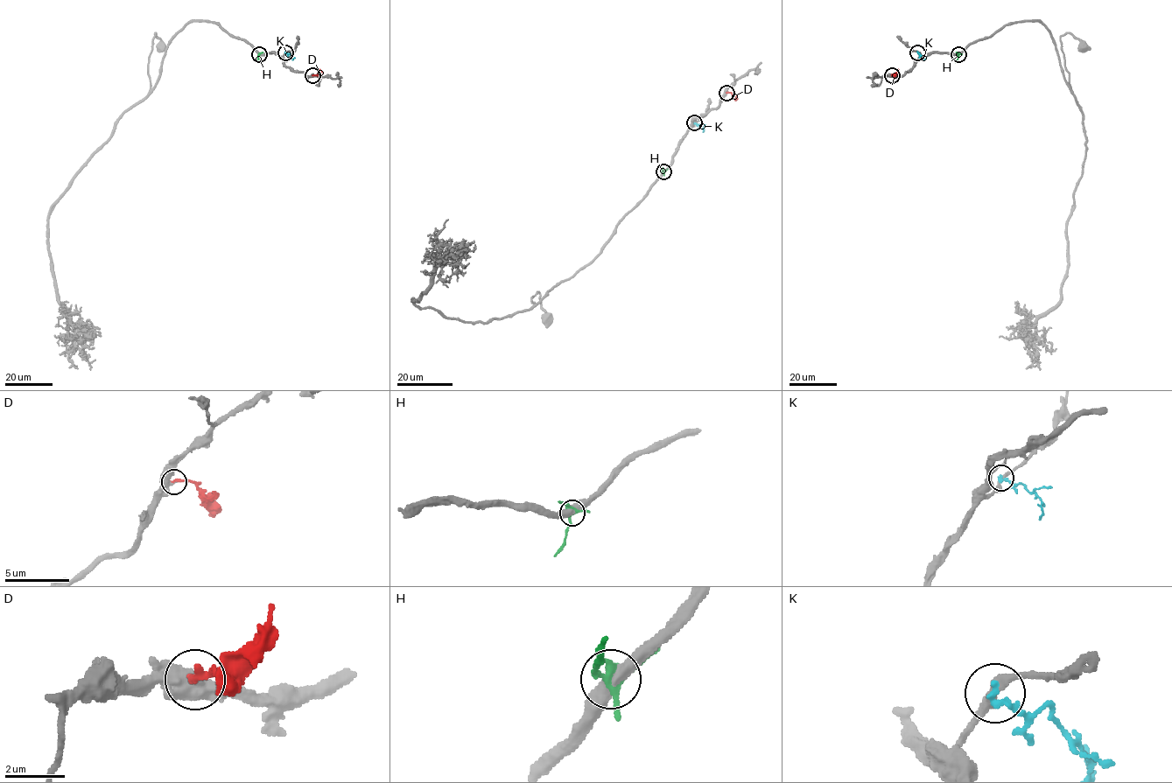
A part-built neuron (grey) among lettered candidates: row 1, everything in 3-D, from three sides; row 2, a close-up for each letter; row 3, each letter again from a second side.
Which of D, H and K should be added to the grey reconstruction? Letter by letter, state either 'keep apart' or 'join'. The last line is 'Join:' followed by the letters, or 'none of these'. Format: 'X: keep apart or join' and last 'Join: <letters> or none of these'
D: join
H: keep apart
K: keep apart
Join: D

